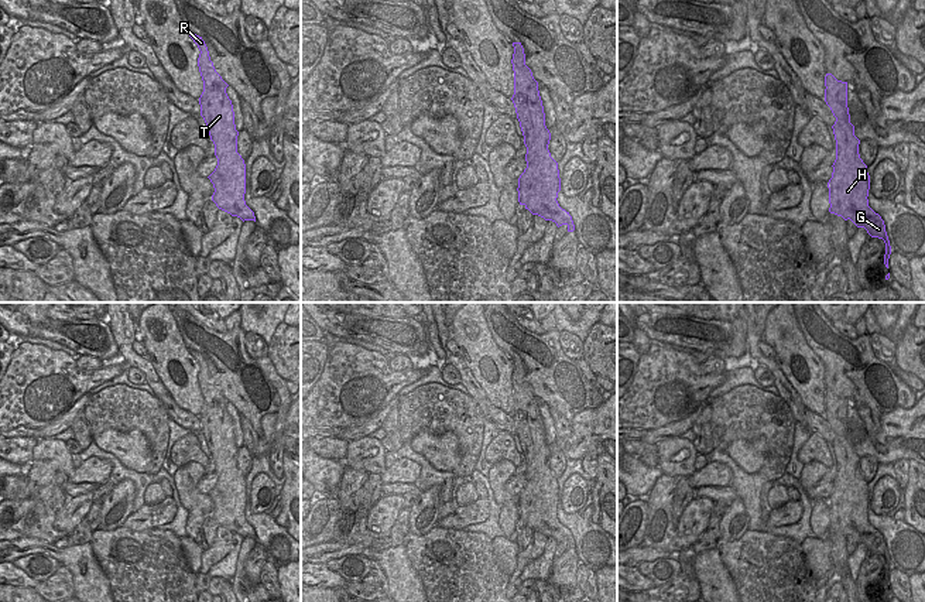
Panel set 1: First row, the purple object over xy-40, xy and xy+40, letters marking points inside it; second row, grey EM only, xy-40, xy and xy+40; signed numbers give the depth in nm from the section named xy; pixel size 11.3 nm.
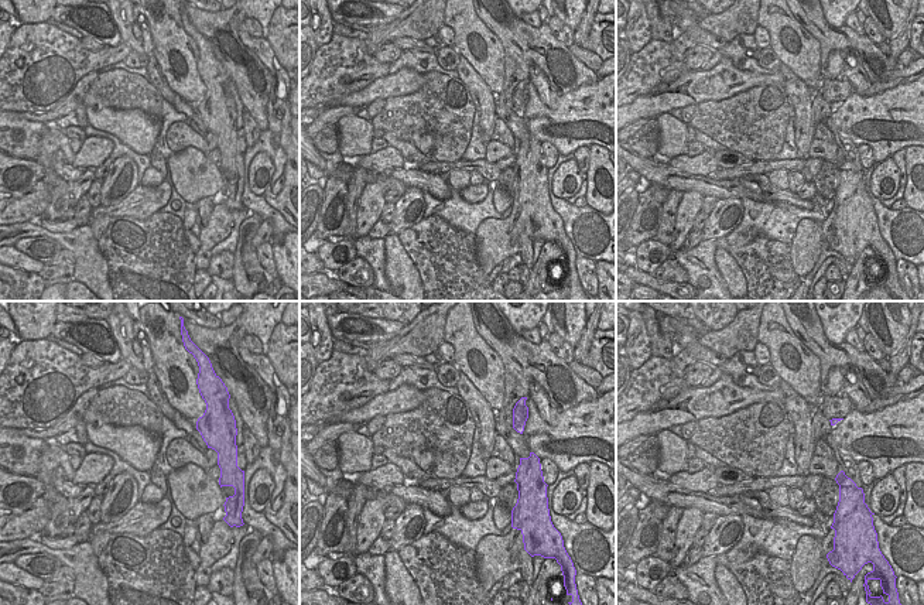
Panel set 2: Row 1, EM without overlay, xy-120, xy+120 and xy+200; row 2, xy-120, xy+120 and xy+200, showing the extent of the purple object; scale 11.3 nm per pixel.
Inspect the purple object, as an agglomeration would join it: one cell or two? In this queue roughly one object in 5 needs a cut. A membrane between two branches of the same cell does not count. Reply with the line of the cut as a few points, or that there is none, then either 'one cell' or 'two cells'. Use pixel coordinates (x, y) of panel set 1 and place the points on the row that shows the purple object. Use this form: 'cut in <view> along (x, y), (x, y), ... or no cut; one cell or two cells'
no cut; one cell

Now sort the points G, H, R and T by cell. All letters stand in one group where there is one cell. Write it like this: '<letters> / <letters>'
G H R T

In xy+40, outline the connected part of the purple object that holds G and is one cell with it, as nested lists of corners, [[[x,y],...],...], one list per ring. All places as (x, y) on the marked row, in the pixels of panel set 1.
[[[832,73],[825,76],[825,102],[836,117],[832,126],[836,140],[829,188],[829,212],[850,219],[857,228],[864,228],[871,237],[885,243],[884,264],[888,268],[891,254],[884,220],[869,206],[870,175],[859,154],[860,140],[854,136],[847,107],[847,82],[837,81]]]

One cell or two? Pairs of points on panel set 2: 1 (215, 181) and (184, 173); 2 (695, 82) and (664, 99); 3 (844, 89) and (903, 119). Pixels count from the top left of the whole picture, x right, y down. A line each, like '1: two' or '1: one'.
1: one
2: one
3: two

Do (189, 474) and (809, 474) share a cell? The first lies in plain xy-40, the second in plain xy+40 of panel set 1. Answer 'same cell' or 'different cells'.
same cell

